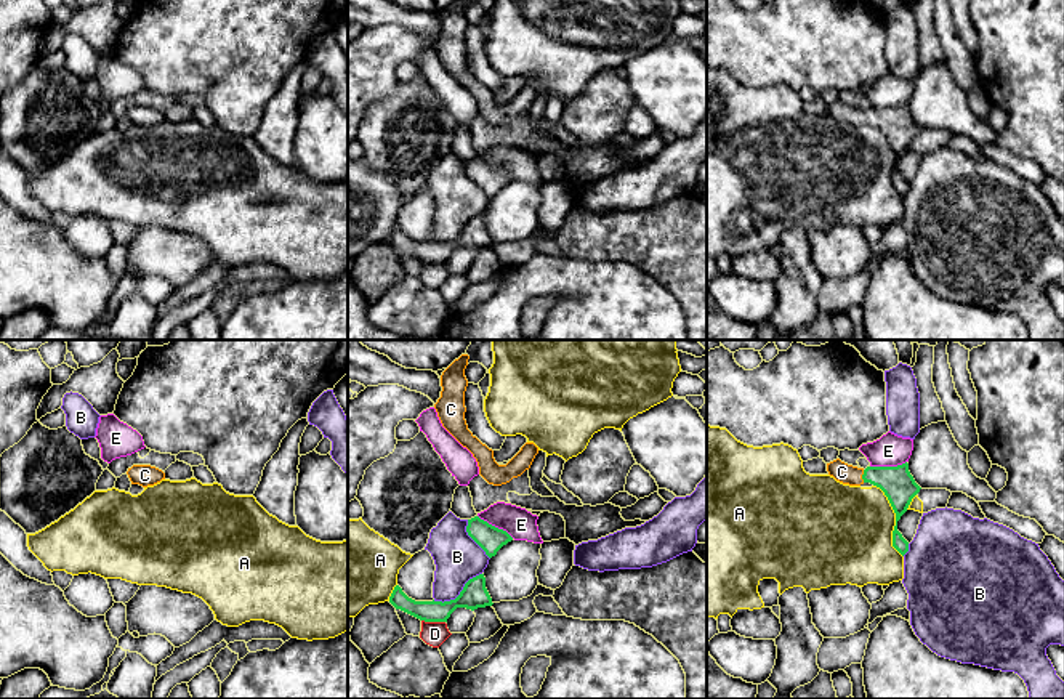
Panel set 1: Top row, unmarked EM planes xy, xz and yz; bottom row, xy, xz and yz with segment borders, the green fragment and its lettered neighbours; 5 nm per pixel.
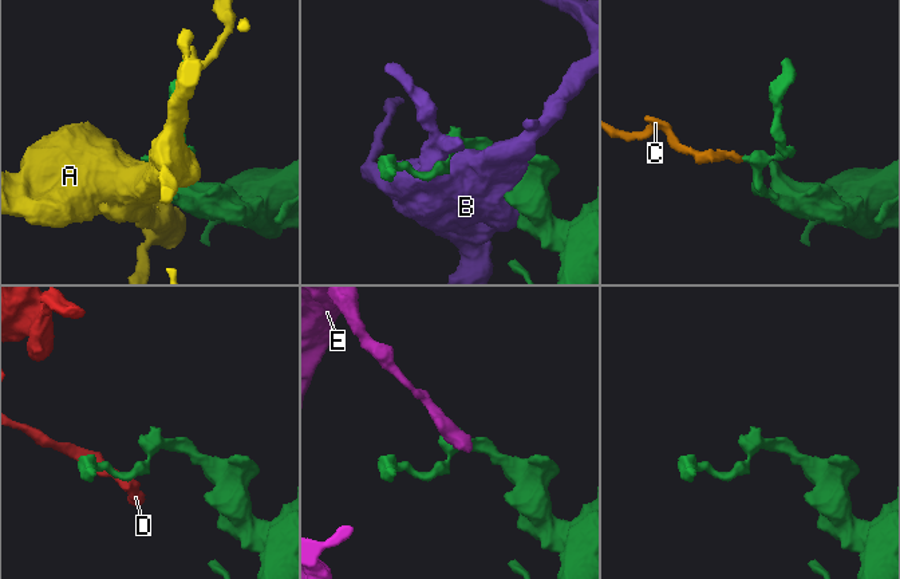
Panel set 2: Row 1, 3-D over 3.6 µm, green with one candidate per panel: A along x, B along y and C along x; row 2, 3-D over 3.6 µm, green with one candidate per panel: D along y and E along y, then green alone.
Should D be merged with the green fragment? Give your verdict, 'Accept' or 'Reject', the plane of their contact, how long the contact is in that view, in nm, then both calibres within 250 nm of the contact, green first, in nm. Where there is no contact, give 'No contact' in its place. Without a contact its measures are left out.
Reject. Touches green in xz. Shared border 120 nm. Thickness 130 nm (green) against 120 nm

